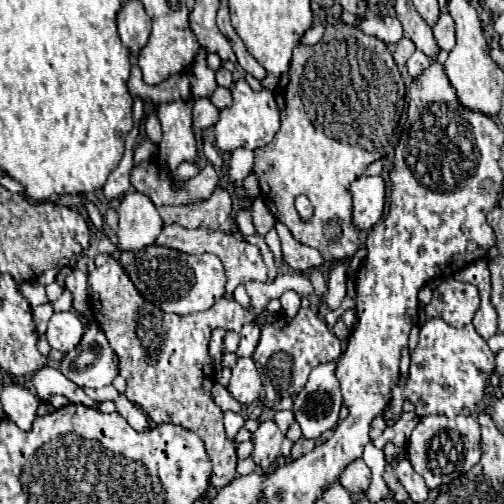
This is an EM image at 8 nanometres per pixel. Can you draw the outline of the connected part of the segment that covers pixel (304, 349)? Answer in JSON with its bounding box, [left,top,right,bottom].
[252,309,340,411]

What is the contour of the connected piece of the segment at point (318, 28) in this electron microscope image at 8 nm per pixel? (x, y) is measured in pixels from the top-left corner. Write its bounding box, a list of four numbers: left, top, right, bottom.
[300,25,324,47]

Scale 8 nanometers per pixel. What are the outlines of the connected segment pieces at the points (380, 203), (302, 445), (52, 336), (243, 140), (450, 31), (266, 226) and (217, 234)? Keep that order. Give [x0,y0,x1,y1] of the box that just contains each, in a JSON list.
[[352,177,384,231],[292,439,316,459],[46,311,84,353],[214,79,280,153],[434,13,454,51],[252,197,276,237],[156,225,266,299]]

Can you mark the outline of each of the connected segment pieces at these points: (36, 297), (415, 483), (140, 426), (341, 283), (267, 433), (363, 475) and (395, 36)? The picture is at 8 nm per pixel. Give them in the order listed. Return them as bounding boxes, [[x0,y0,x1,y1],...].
[[18,281,48,307],[396,459,428,503],[116,395,148,433],[326,265,348,311],[252,421,284,471],[340,459,370,495],[360,15,404,43]]

